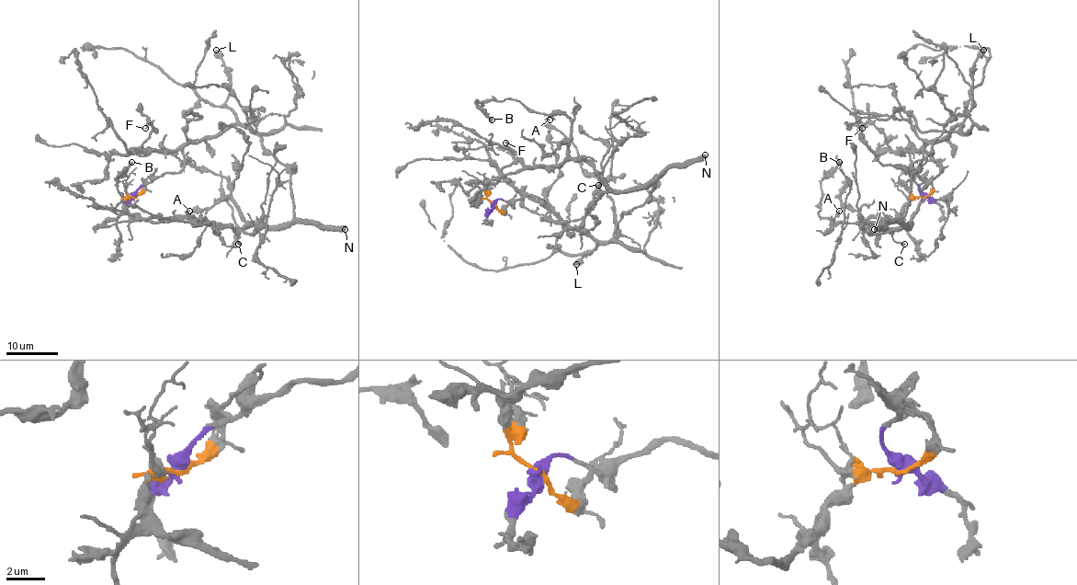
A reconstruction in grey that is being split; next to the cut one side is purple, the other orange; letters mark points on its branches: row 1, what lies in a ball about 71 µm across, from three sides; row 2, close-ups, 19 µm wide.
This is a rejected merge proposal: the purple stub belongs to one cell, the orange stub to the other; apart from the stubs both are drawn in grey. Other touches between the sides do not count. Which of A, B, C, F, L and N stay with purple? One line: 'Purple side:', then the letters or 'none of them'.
Purple side: F, L

